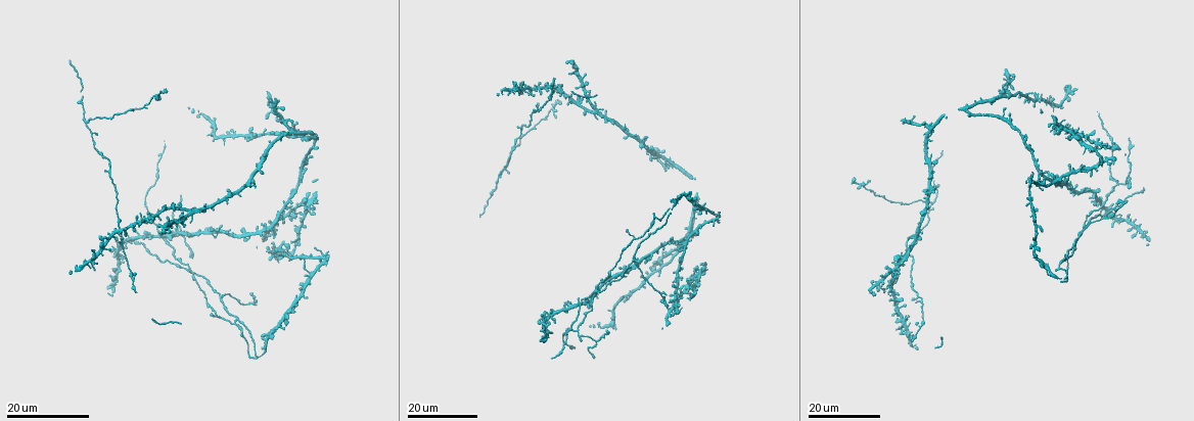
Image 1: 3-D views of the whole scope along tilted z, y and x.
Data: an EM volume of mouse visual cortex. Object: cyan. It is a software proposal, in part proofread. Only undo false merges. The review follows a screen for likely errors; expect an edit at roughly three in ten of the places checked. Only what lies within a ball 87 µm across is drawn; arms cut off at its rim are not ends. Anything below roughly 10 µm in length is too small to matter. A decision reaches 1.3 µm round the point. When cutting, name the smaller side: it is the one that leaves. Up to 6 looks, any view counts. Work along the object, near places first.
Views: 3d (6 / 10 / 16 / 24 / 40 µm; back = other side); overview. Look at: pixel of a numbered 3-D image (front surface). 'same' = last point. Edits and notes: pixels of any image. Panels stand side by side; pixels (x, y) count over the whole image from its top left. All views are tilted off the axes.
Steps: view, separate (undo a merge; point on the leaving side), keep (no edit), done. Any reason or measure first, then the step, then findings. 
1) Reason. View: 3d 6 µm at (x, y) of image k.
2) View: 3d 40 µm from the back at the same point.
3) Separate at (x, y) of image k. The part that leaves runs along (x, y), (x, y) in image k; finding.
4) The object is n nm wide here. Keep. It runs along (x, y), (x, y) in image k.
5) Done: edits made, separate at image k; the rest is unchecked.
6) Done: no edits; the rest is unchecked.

Looks like a crossing. View: 3d 16 µm at (111, 236) of image 1.

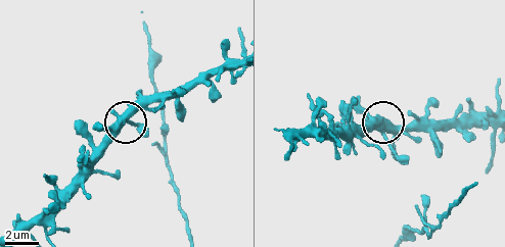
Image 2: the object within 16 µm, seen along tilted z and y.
Closer look. View: 3d 6 µm at (378, 128) of image 2.

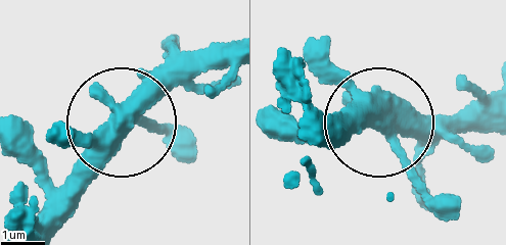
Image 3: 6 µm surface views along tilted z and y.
Keep. All the same neuron.

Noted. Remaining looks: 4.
Three-way junction. View: 3d 24 µm at (918, 296) of image 1.

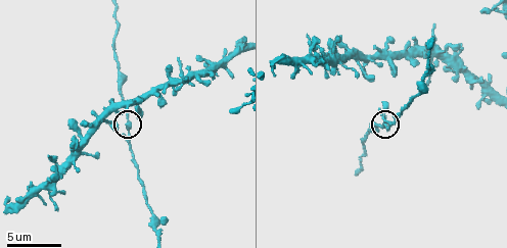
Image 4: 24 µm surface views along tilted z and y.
View: 3d 6 µm at (385, 123) of image 4.

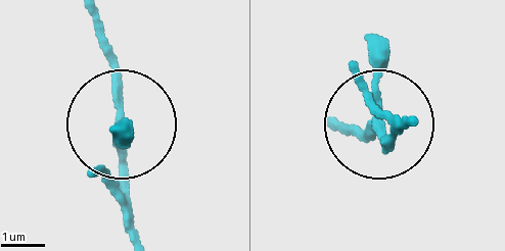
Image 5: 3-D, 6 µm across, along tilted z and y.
View: 3d 6 µm from the back at (380, 129) of image 5.

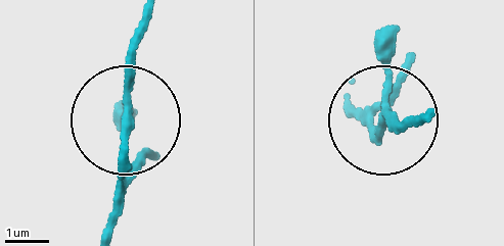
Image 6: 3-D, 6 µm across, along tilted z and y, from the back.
Keep. Continuous, no second neuron.

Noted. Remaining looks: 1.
Done: no edits; the rest is unchecked.

